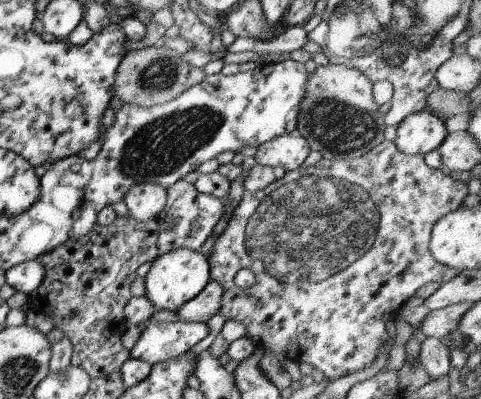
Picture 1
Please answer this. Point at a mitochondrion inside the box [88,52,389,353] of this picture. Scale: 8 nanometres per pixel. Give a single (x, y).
(306, 230)

